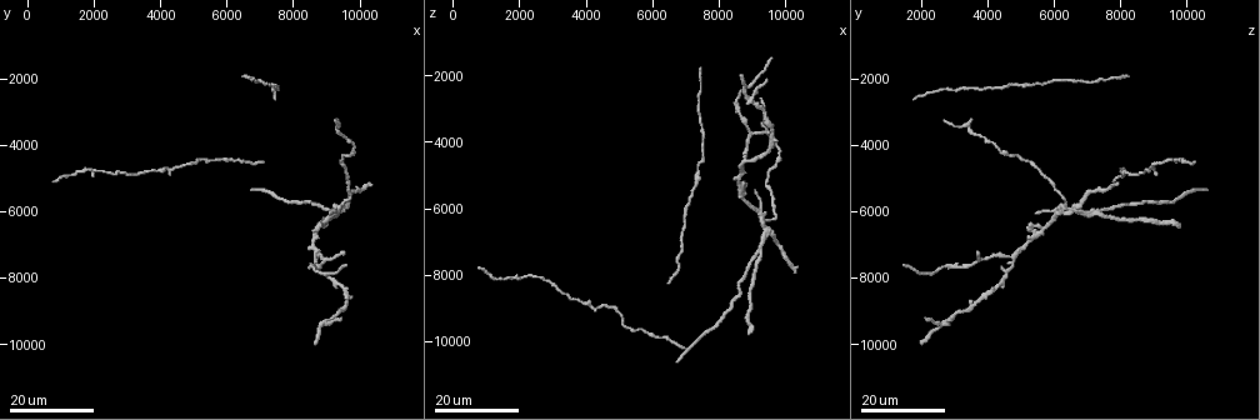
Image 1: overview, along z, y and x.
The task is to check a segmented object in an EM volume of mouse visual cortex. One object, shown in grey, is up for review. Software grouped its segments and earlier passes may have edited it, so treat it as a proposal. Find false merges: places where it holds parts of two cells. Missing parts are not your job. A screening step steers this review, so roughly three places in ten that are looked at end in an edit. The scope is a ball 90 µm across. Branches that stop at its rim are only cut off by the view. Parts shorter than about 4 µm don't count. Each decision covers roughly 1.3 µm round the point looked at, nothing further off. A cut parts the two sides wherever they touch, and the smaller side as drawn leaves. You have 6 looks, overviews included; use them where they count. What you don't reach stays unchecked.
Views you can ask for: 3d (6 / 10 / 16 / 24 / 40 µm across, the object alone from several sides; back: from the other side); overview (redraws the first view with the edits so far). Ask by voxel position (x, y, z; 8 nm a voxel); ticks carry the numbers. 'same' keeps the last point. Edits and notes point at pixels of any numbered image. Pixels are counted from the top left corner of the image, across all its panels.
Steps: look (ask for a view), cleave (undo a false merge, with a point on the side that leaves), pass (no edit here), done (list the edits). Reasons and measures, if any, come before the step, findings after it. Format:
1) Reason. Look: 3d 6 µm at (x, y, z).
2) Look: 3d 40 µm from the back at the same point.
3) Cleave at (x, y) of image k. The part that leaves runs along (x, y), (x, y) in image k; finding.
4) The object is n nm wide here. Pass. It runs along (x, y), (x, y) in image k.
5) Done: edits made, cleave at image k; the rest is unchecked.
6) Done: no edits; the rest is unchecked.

Three arms meet. Look: 3d 24 µm at (9000, 7500, 3800).

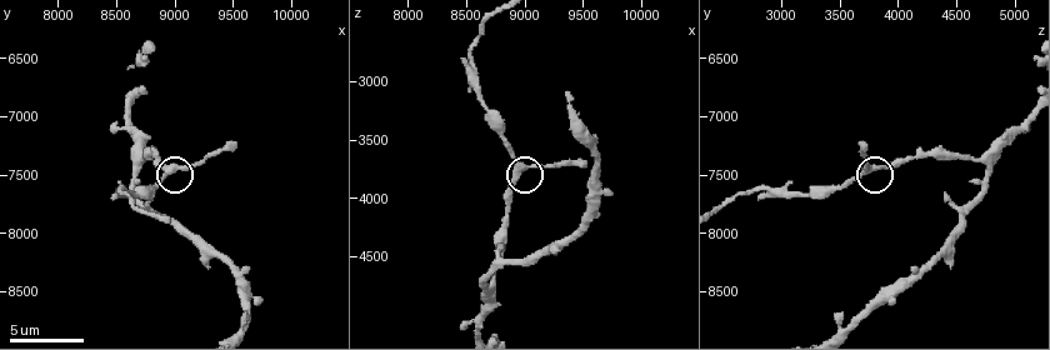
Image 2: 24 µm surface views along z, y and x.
Closer look. Look: 3d 6 µm at (9000, 7420, 3720).

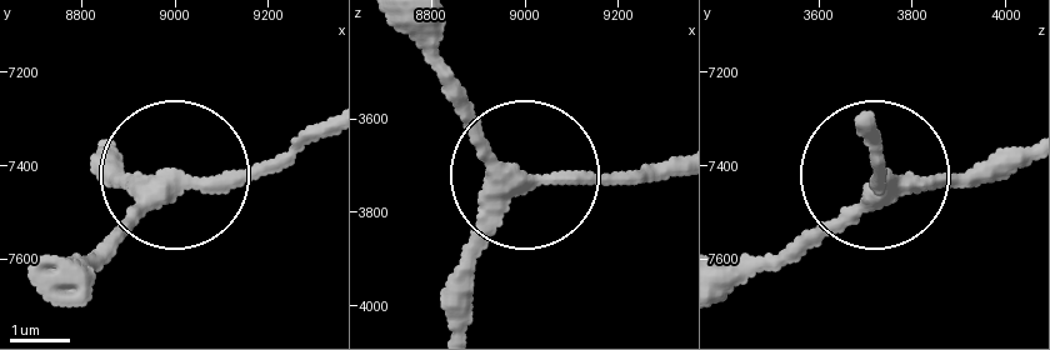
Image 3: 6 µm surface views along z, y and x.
3 arms meet here. Pass. It runs along (460, 318), (475, 228), (505, 183), (649, 183) in image 3; continuous, no second cell.

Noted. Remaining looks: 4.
Looks like a crossing. Look: 3d 24 µm at (9000, 9300, 2600).

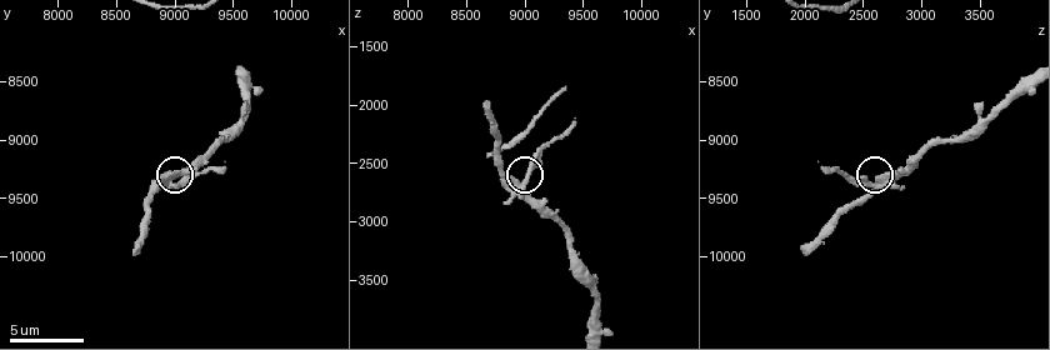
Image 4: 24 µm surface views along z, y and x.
Zoom in. Look: 3d 10 µm at (8980, 9360, 2700).

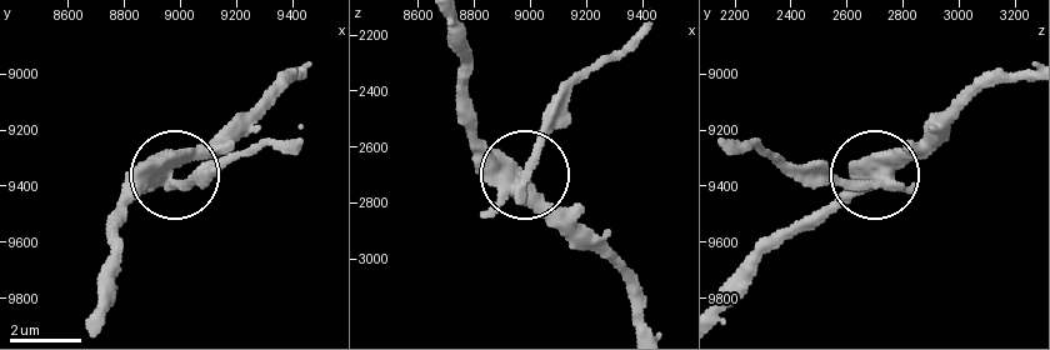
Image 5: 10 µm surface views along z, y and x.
The side arm is 7 µm long. Cleave at (189, 185) of image 5. The part that leaves runs along (519, 184), (554, 106), (641, 26) in image 5; a second cell is stuck on.

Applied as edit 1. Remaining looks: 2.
Done: edits made, cleave at image 5; the rest is unchecked.

